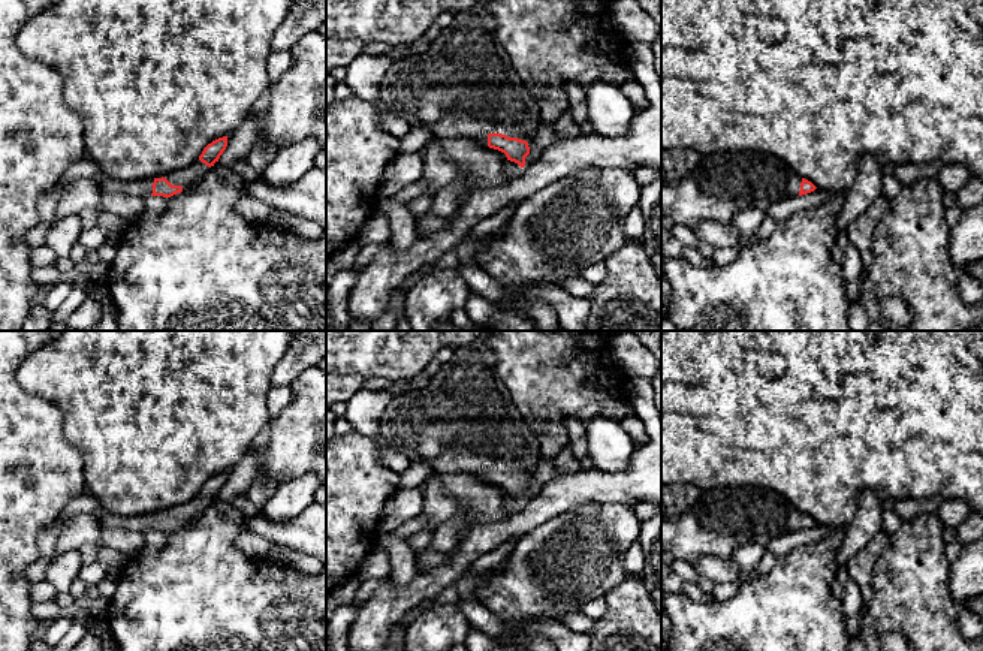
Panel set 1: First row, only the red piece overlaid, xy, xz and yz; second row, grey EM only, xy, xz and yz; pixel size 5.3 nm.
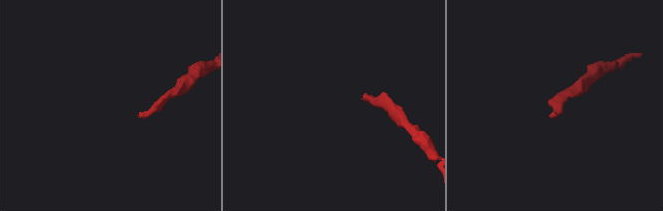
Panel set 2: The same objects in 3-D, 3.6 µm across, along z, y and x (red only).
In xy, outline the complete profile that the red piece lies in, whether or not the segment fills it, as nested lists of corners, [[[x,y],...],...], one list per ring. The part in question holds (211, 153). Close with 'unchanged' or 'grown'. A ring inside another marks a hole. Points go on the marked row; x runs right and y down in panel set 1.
[[[227,136],[212,141],[203,148],[197,162],[184,169],[174,171],[166,178],[157,177],[141,178],[135,181],[118,181],[99,171],[94,180],[100,192],[127,193],[139,198],[145,198],[150,195],[171,198],[181,192],[195,189],[209,172],[209,168],[214,166],[215,162],[218,162],[226,147]]]; grown

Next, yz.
[[[735,151],[703,156],[694,175],[676,184],[661,184],[661,220],[670,218],[675,224],[694,227],[703,220],[730,224],[735,214],[745,208],[759,208],[763,213],[786,196],[802,196],[817,187],[800,178],[781,159],[769,154]]]; grown

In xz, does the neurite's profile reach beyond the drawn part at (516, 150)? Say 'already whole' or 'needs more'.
needs more

